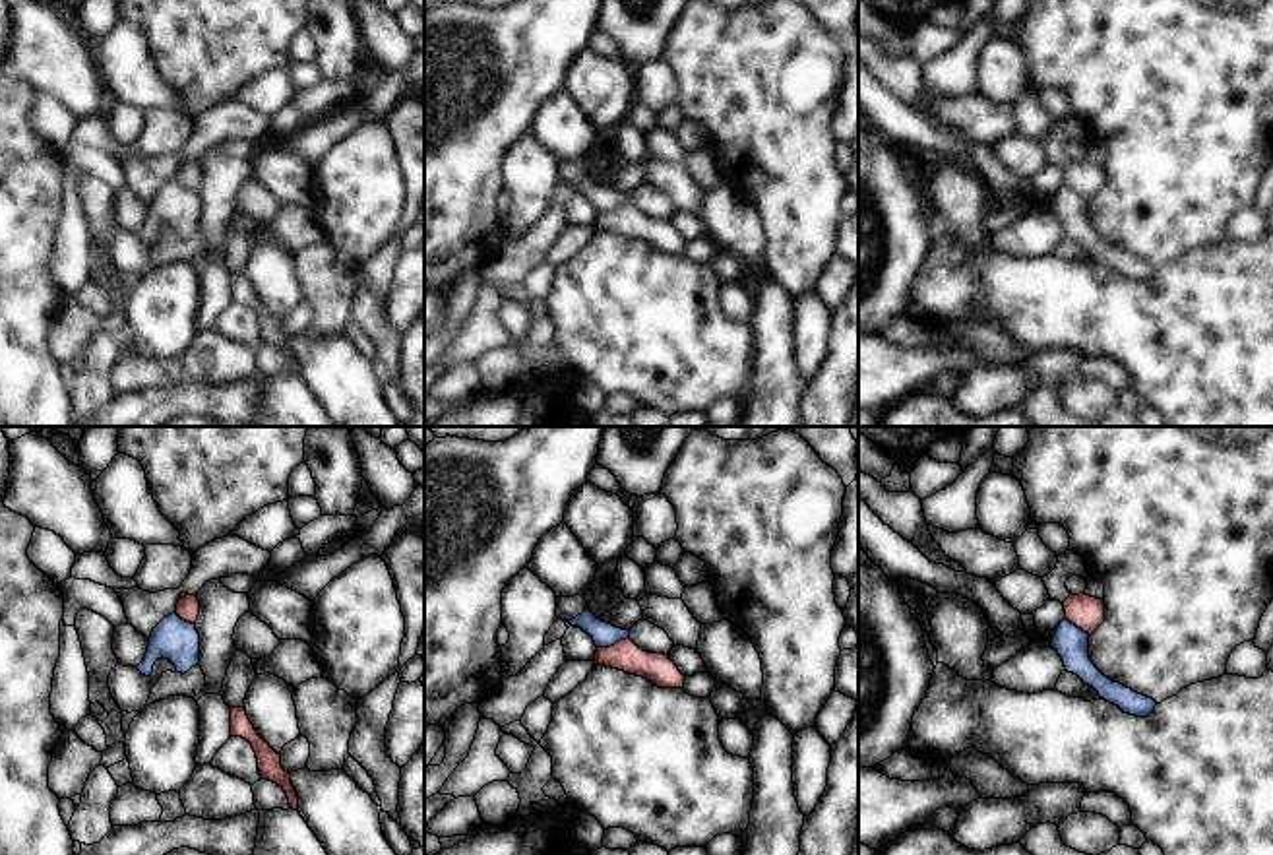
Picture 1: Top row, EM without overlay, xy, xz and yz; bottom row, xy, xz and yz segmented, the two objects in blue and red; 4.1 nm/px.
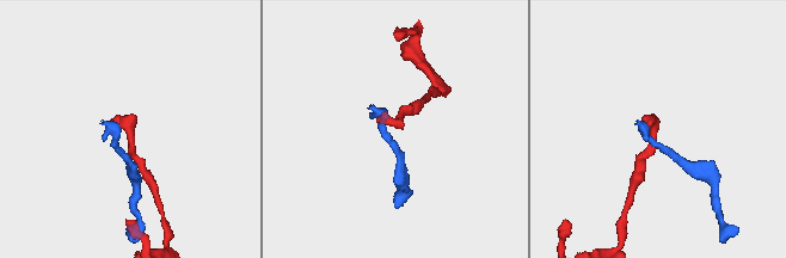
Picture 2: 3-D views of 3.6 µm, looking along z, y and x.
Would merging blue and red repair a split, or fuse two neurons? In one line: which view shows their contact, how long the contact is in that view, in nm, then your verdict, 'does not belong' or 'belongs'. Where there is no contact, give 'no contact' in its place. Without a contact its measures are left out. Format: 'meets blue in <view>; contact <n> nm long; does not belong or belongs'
meets blue in xz; contact 140 nm long; does not belong

